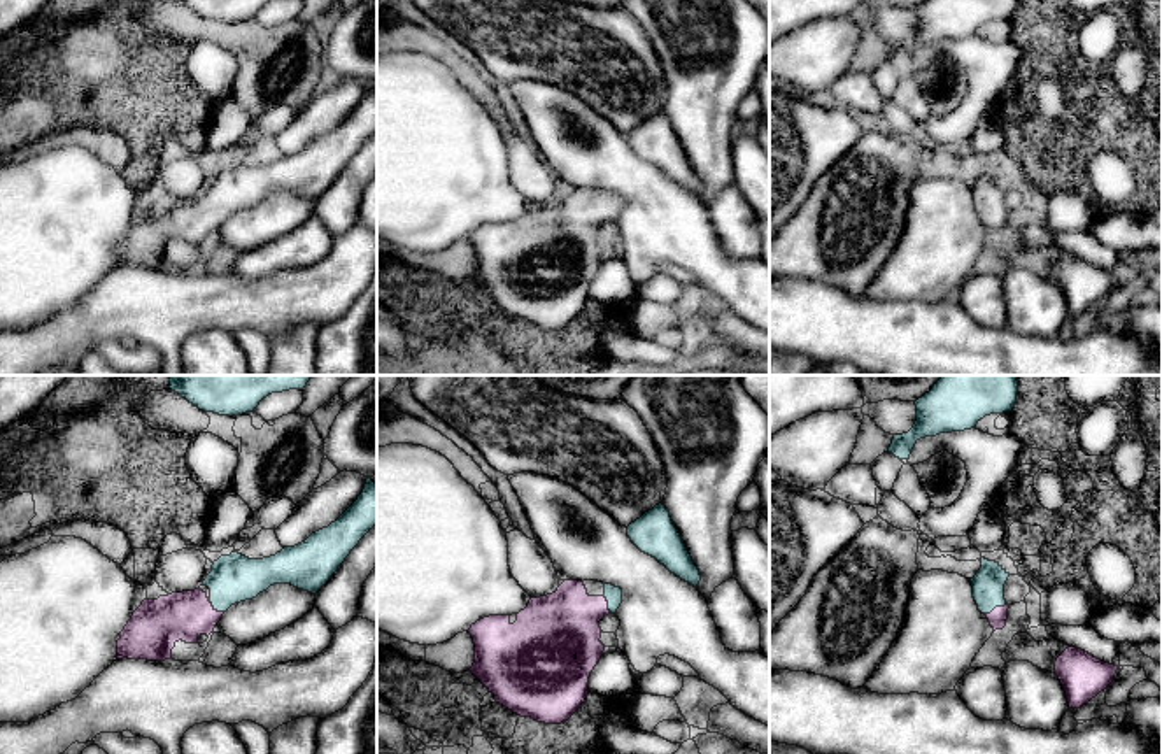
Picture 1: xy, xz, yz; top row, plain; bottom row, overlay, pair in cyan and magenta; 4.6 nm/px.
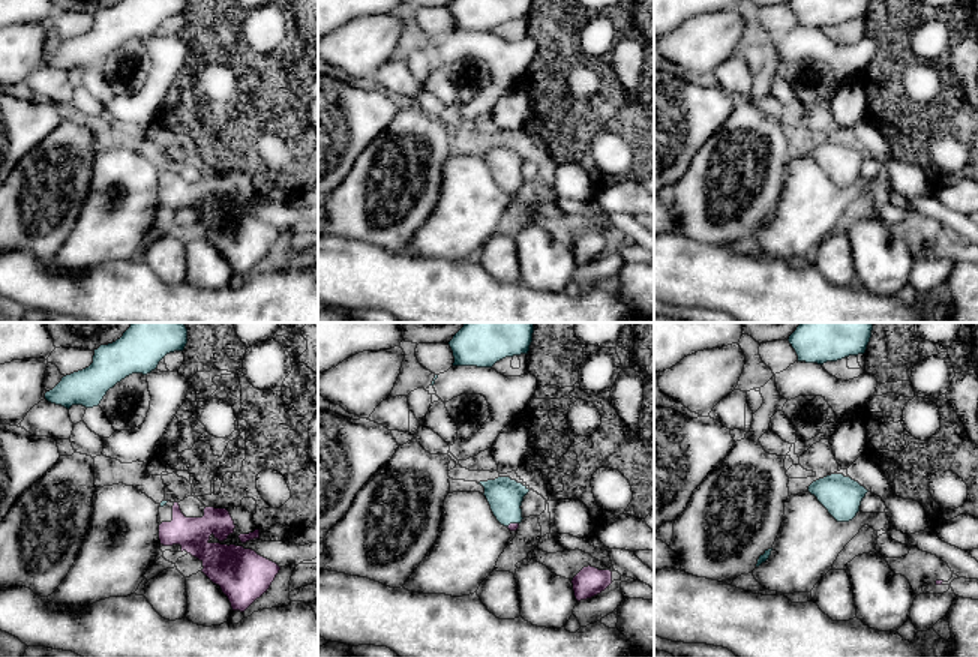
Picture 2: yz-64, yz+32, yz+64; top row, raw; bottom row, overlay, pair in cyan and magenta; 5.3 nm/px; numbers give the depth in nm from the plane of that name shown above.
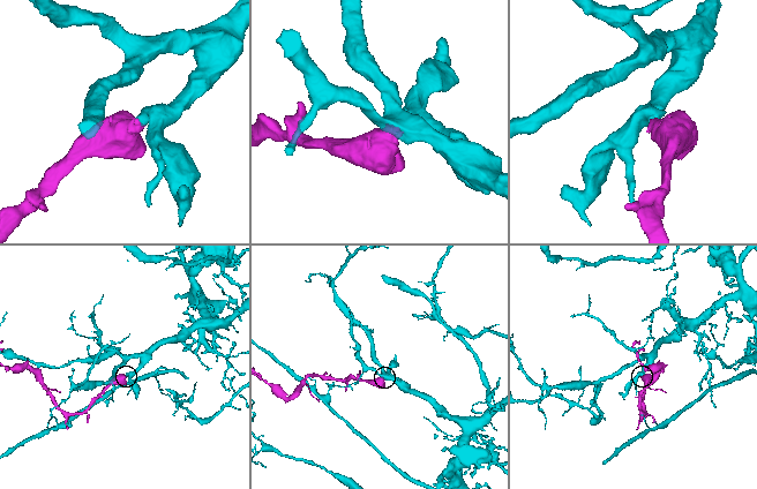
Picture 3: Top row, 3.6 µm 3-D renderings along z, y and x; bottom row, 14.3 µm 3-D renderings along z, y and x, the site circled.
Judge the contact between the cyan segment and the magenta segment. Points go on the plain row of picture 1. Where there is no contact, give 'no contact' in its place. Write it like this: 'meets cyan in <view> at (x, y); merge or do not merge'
meets cyan in yz at (996, 213); merge

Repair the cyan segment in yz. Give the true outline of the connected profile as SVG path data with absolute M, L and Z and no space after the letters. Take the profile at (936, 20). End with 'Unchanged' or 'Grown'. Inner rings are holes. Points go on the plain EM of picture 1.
M925 0L915 9L917 28L908 40L894 42L887 60L910 67L920 46L964 39L990 21L1011 19L1018 0Z. Unchanged

